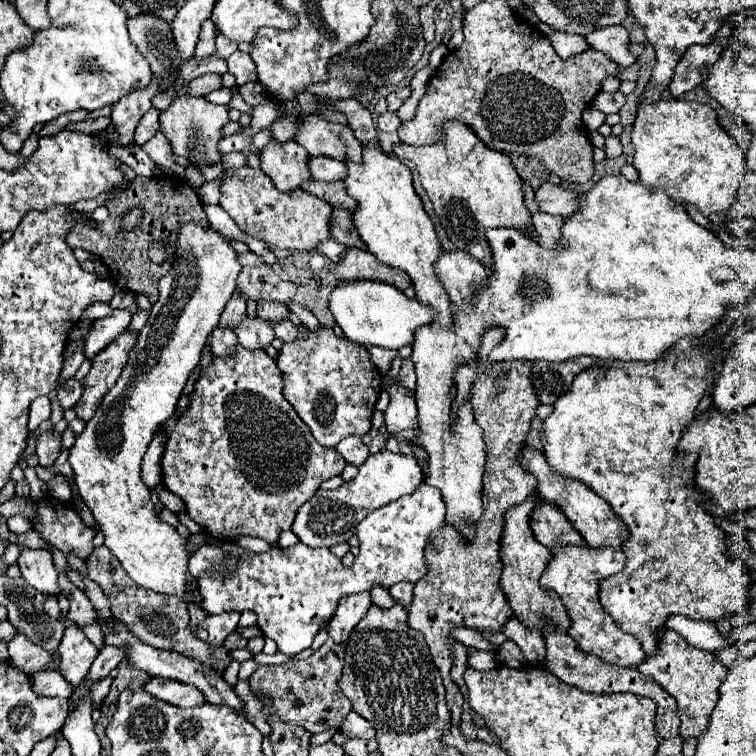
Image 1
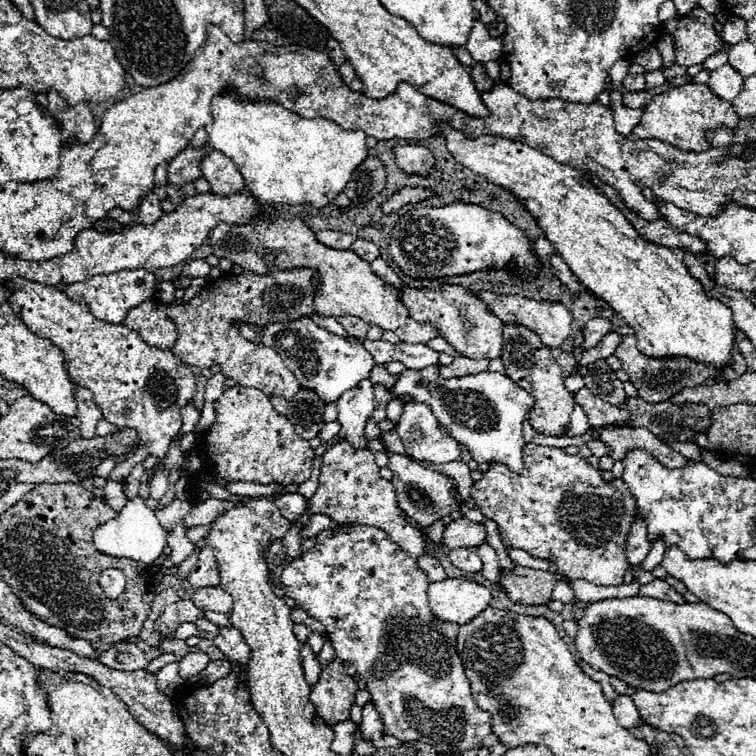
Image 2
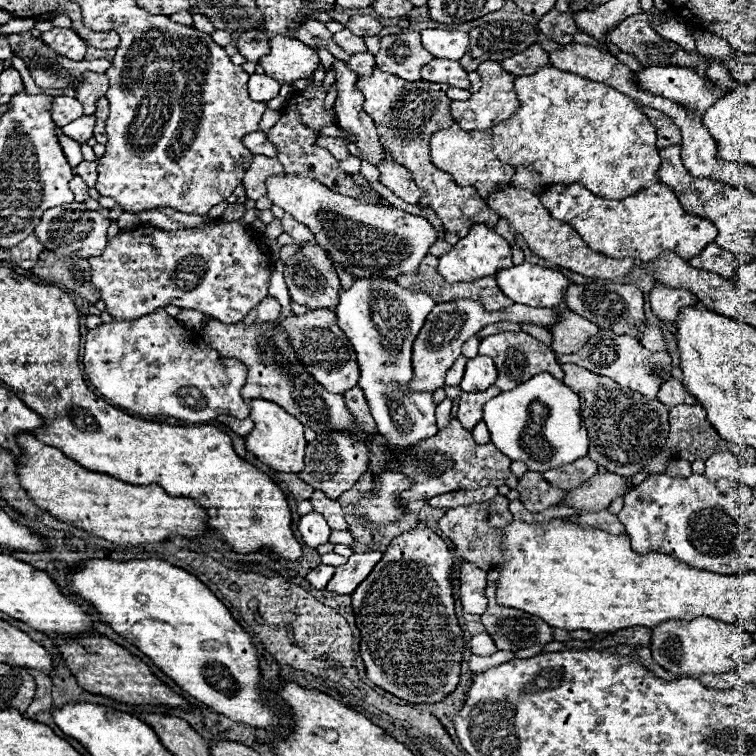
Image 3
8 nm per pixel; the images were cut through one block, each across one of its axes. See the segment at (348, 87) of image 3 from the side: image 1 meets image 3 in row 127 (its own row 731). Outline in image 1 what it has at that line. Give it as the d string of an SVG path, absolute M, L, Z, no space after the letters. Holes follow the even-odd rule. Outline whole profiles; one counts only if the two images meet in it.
M350 712L344 718L344 722L340 726L340 732L344 736L348 736L348 738L362 738L362 740L372 740L374 734L376 734L374 726L368 720L364 720L360 714L356 714L356 712Z

